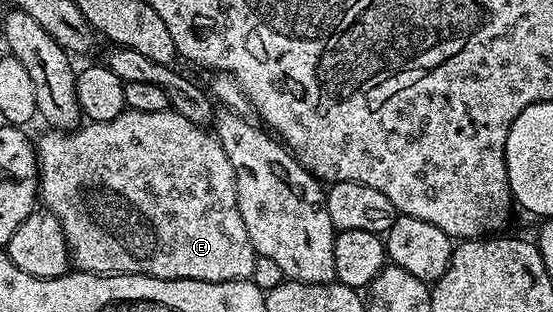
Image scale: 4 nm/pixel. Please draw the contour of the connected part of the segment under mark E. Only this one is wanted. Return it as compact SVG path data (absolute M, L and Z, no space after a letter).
M123 111L110 120L85 122L72 130L49 130L46 136L36 141L39 165L39 200L48 211L54 212L63 226L63 234L69 243L71 260L80 271L98 274L124 274L126 276L154 276L164 280L202 280L203 282L231 282L247 280L254 274L259 257L243 226L243 214L239 214L239 198L235 186L235 170L231 158L223 150L212 131L191 122L175 111L143 114Z

